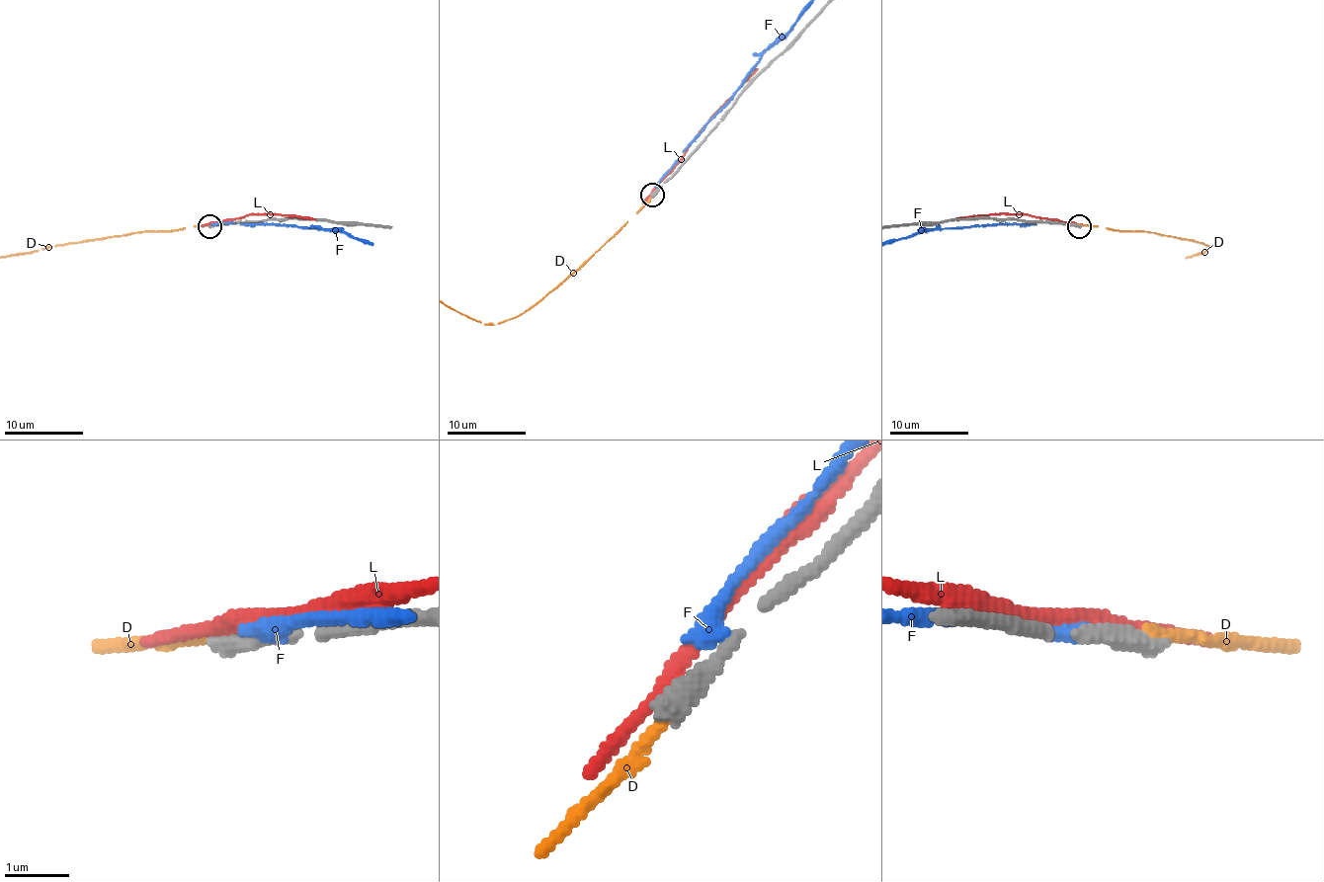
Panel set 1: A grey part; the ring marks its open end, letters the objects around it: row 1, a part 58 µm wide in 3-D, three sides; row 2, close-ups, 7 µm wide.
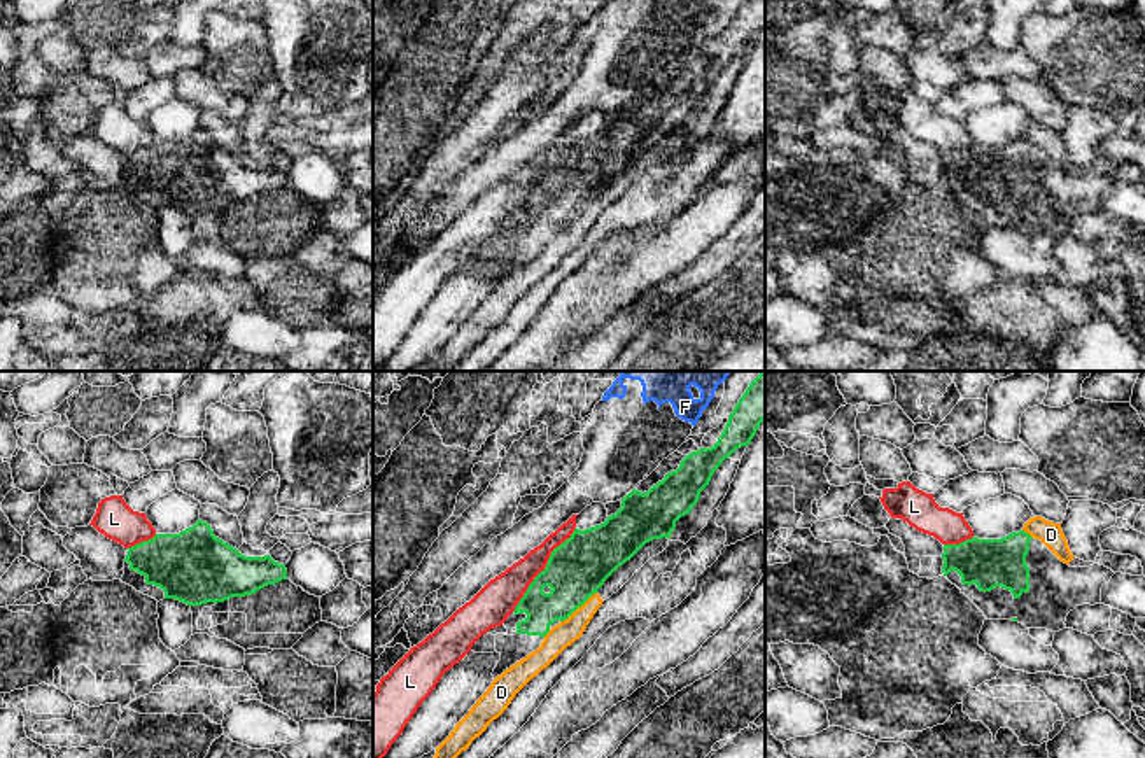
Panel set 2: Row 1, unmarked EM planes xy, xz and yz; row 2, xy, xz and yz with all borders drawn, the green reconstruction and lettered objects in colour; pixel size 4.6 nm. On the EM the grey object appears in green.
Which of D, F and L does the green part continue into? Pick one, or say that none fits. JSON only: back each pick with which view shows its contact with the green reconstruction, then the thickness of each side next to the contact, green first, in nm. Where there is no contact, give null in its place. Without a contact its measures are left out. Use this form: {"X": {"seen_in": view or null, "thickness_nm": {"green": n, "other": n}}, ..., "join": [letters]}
{"join": []}

